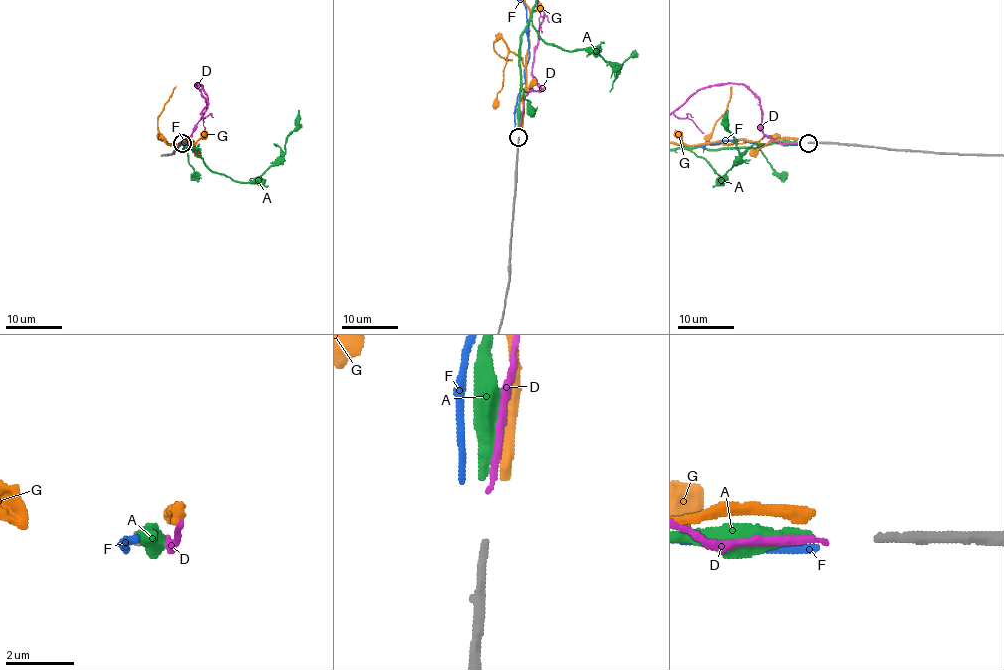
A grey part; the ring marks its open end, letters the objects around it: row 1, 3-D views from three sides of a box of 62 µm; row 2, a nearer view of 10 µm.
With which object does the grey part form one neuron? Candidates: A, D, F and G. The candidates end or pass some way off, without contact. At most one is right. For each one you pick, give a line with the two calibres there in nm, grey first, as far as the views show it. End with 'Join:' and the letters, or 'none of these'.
A: Thickness 240 nm (grey) against 360 nm
Join: A

